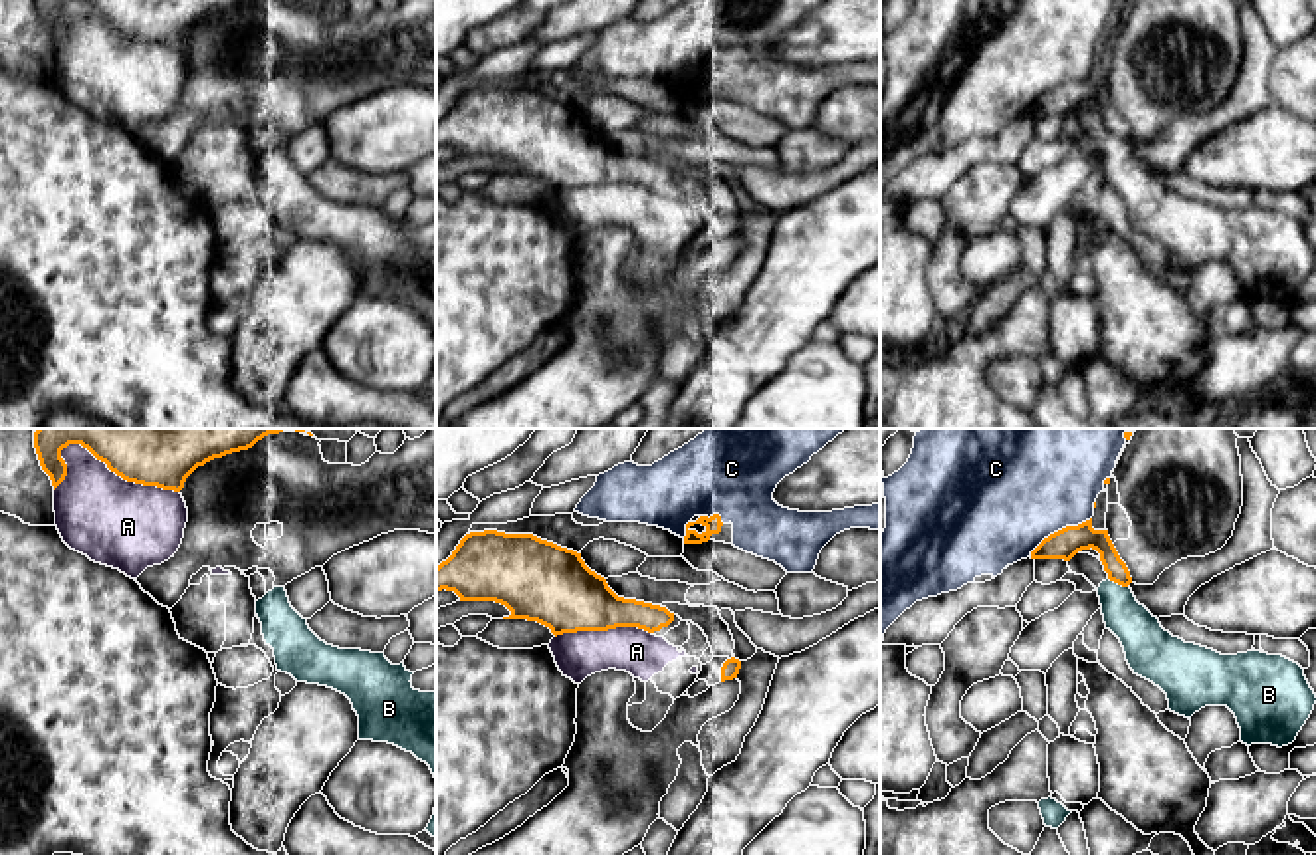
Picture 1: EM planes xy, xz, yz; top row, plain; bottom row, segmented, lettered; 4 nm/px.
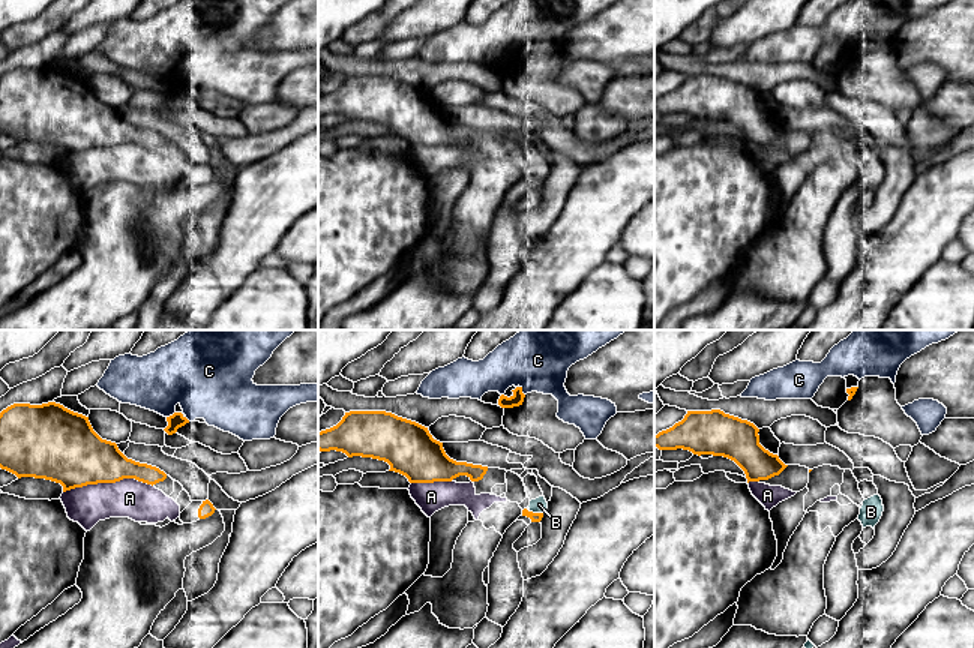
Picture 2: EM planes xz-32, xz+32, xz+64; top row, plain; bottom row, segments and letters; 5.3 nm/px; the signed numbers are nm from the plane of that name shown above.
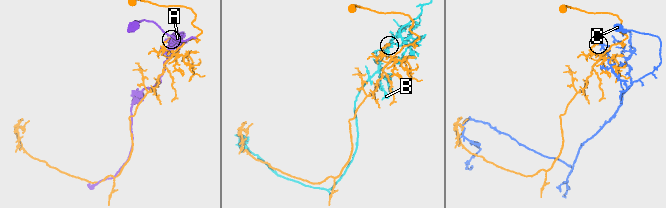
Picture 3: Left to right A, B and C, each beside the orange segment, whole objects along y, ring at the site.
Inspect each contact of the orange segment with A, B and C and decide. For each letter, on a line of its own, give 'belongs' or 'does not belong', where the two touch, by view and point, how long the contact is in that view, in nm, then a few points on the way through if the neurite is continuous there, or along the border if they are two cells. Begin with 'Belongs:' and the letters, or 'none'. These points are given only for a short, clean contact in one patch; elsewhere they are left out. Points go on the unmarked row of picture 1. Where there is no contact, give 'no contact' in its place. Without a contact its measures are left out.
Belongs: none
A: does not belong; meets orange in xy at (129, 36); contact 460 nm long
B: does not belong; meets orange in yz at (1118, 139); contact 90 nm long
C: does not belong; meets orange in yz at (1059, 86); contact 300 nm long

